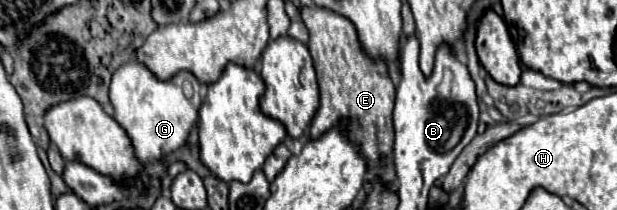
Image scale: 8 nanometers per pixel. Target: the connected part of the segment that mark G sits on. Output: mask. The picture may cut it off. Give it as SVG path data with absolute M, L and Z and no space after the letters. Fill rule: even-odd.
M126 62L122 68L114 72L110 82L110 104L114 108L112 118L130 136L134 144L134 156L138 156L138 162L146 164L148 160L160 160L186 142L192 126L198 120L198 90L198 80L188 72L180 72L166 82L158 80L148 68L144 68L138 62ZM184 82L190 82L194 88L192 100L188 100L182 92Z

